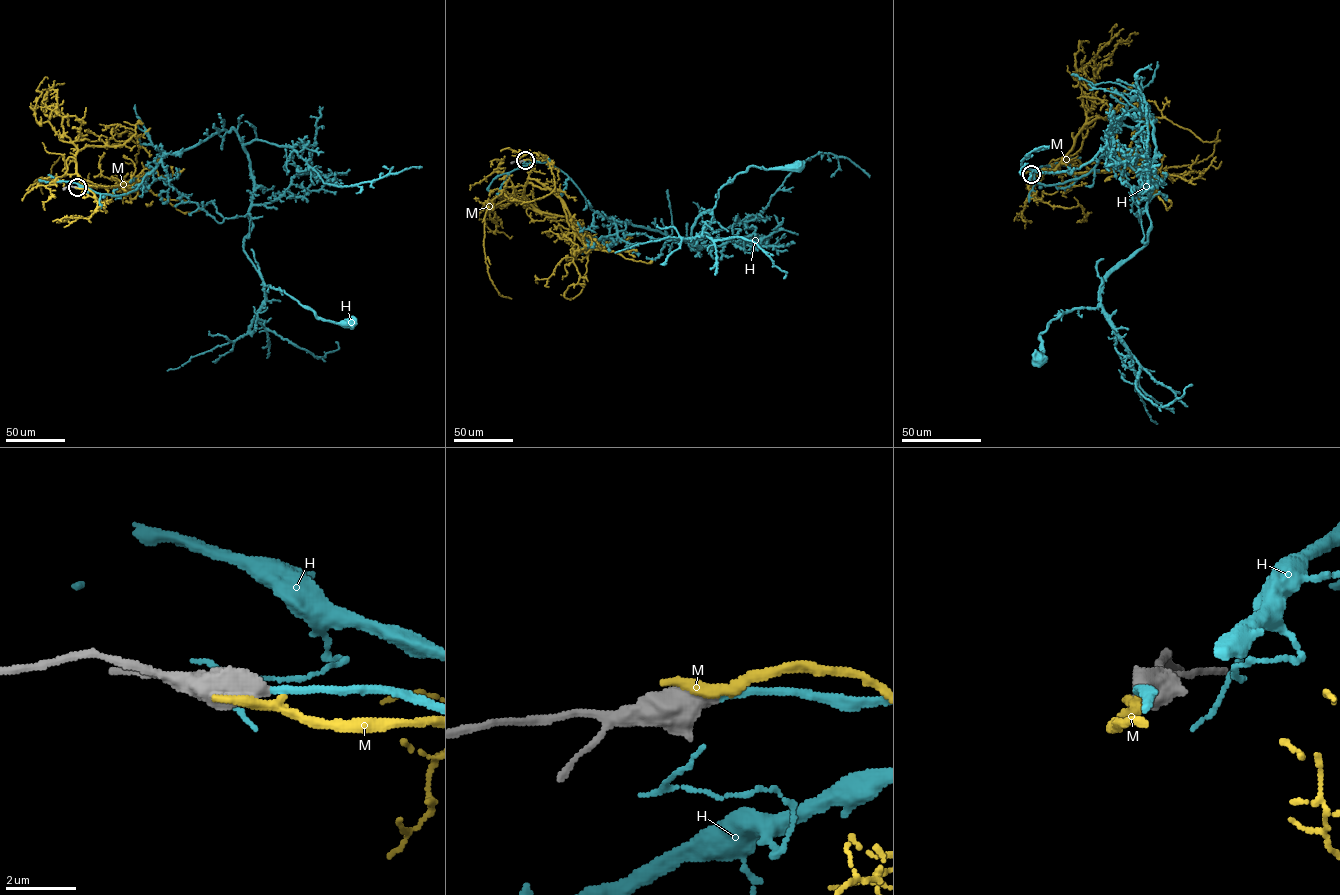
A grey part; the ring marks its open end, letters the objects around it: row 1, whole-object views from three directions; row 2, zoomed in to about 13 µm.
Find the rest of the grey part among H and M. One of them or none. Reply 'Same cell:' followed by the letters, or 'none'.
Same cell: H

